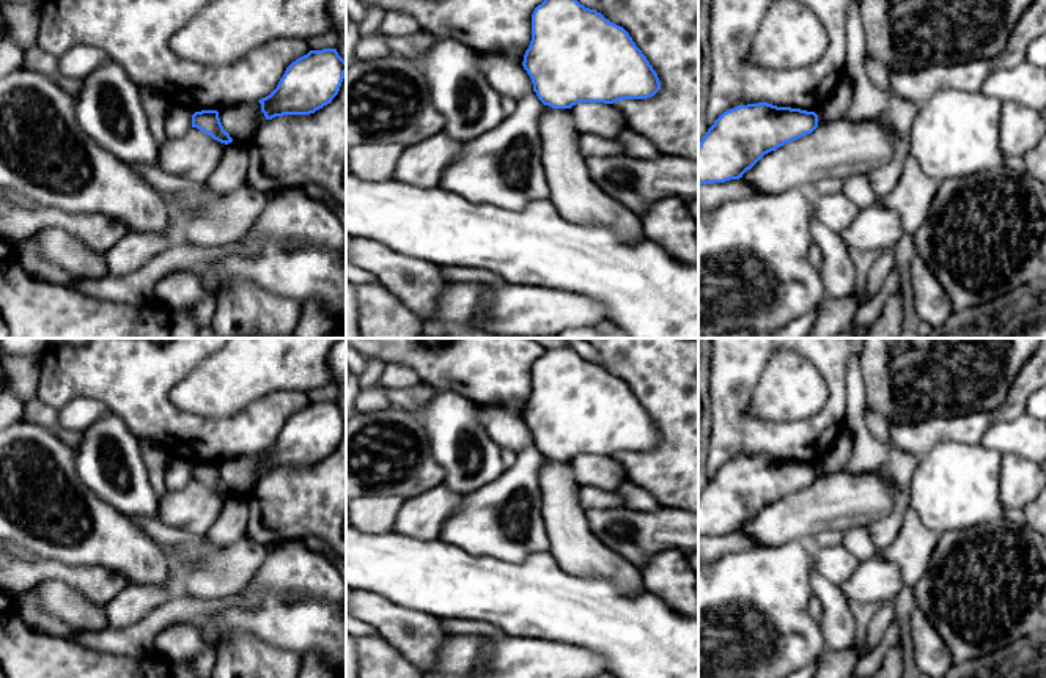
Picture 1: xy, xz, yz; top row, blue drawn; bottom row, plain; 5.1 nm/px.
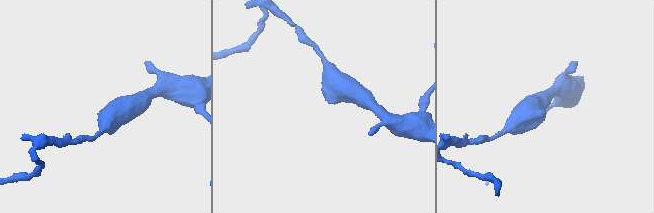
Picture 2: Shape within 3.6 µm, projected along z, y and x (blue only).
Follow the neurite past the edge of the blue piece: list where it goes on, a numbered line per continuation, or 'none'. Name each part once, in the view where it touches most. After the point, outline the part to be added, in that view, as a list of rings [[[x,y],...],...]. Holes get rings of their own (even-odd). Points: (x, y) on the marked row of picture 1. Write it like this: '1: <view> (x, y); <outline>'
none

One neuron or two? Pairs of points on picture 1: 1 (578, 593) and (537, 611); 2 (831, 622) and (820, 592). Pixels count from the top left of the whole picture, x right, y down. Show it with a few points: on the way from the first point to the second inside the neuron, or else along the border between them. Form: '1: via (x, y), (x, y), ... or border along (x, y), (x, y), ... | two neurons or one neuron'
1: via (568, 603), (546, 604) | one neuron
2: via (831, 614), (831, 603), (828, 600) | one neuron

